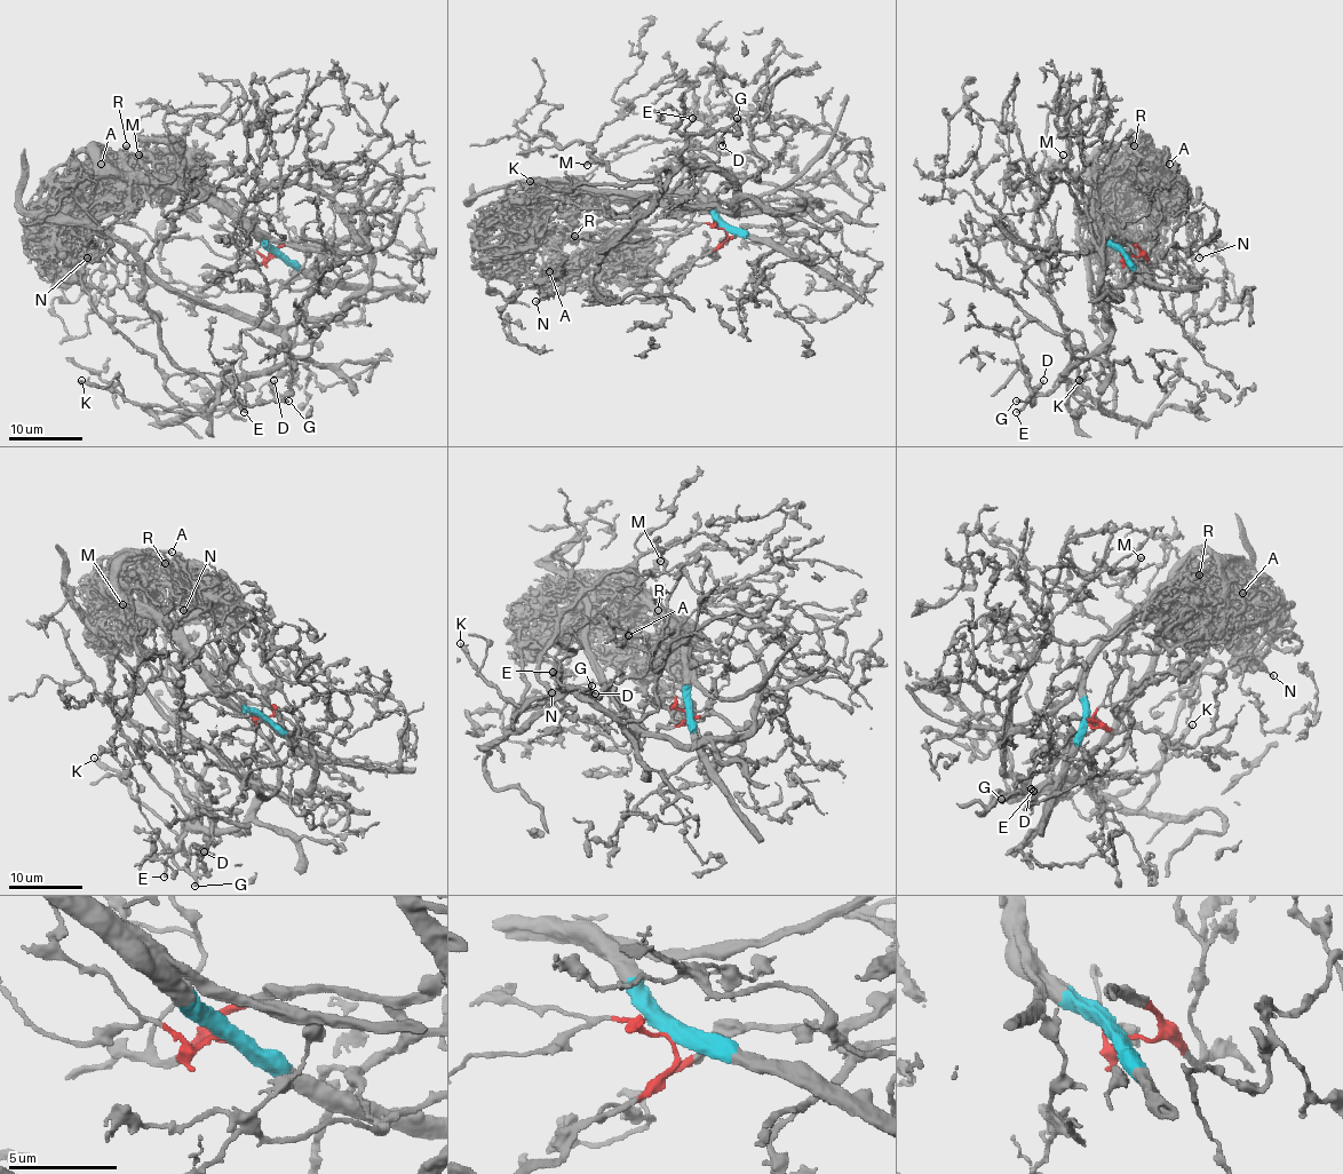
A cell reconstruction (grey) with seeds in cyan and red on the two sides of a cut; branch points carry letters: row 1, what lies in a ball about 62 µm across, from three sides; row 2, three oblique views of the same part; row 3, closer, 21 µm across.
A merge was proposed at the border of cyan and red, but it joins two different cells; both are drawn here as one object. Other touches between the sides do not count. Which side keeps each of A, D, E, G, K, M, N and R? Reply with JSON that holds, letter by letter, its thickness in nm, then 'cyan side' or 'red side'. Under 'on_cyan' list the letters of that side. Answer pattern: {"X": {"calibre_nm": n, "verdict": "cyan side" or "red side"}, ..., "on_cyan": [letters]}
{"A": {"calibre_nm": 240, "verdict": "cyan side"}, "D": {"calibre_nm": 300, "verdict": "red side"}, "E": {"calibre_nm": 260, "verdict": "red side"}, "G": {"calibre_nm": 240, "verdict": "red side"}, "K": {"calibre_nm": 200, "verdict": "red side"}, "M": {"calibre_nm": 280, "verdict": "red side"}, "N": {"calibre_nm": 170, "verdict": "red side"}, "R": {"calibre_nm": 240, "verdict": "cyan side"}, "on_cyan": ["A", "R"]}

